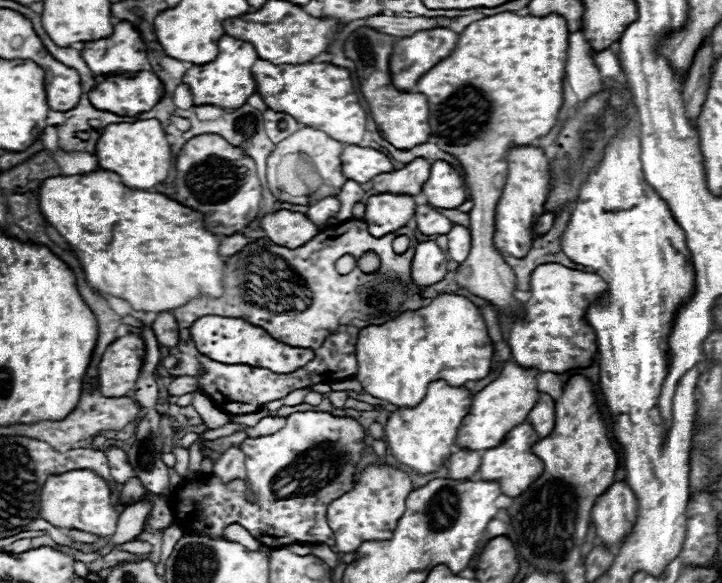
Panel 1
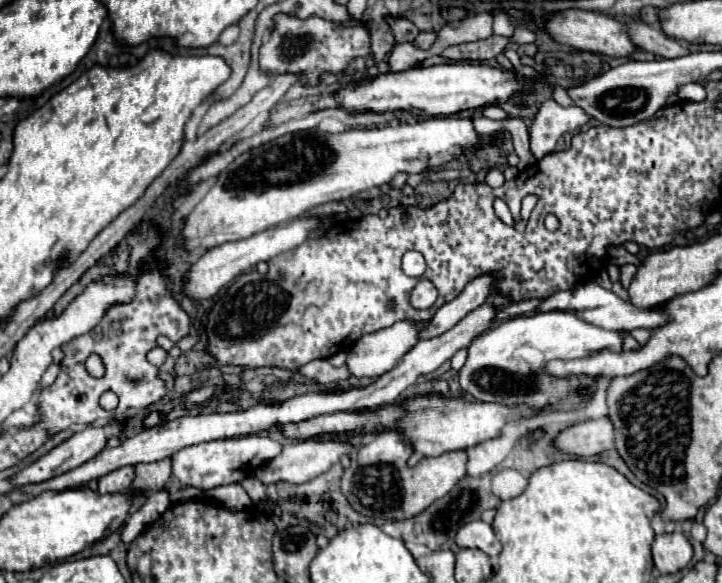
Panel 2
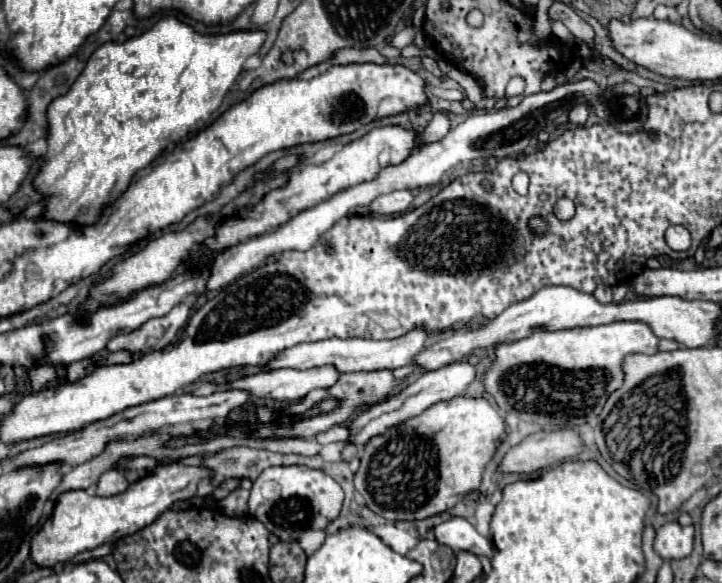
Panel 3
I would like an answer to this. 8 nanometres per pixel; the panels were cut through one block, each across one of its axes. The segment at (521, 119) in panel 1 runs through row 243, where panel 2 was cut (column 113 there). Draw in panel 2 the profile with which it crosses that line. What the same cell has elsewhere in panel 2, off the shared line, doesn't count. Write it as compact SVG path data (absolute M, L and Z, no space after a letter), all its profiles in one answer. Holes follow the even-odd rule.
M134 466L118 468L98 480L98 492L110 494L110 492L126 492L134 480Z

